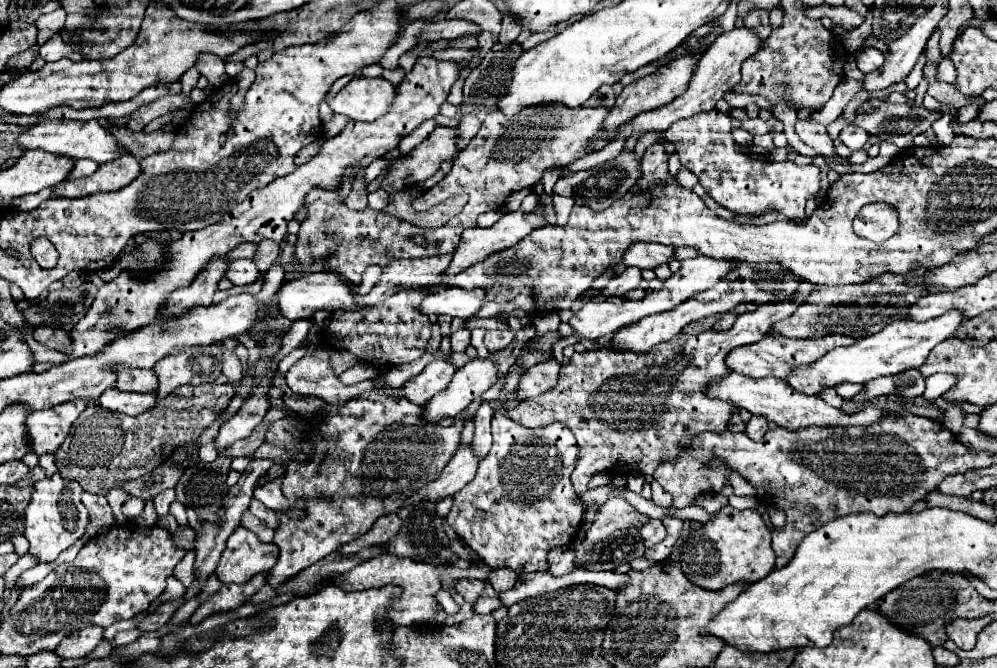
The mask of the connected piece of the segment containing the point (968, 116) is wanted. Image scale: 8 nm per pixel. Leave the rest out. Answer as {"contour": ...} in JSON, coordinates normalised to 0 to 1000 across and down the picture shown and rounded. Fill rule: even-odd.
{"contour":[[[973,145],[973,153],[962,165],[960,183],[963,187],[968,187],[973,180],[977,178],[981,169],[981,160],[983,159],[984,151],[984,145]]]}

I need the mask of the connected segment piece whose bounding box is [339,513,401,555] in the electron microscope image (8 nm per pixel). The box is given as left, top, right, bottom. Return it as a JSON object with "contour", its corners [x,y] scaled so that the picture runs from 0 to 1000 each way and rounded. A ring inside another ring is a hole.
{"contour":[[[388,768],[384,774],[380,774],[380,780],[376,780],[376,786],[364,798],[362,804],[358,804],[352,813],[346,813],[340,819],[340,828],[344,831],[356,831],[366,819],[372,816],[388,816],[388,810],[392,810],[392,804],[396,804],[396,798],[400,798],[400,786],[402,786],[402,774],[398,768]]]}

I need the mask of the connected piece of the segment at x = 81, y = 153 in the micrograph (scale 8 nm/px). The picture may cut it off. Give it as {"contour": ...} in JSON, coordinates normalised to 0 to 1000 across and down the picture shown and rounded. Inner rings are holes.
{"contour":[[[53,178],[53,181],[41,181],[29,193],[25,193],[23,199],[19,199],[17,214],[23,226],[29,223],[41,223],[47,229],[57,229],[57,232],[69,232],[75,238],[87,235],[93,238],[97,244],[107,244],[119,235],[117,229],[117,214],[113,208],[113,202],[101,190],[95,178],[93,181],[67,181],[67,178]]]}

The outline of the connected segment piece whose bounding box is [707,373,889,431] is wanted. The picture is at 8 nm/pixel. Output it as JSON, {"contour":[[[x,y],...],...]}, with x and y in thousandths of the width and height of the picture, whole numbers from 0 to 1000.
{"contour":[[[731,558],[719,570],[715,570],[709,582],[711,594],[721,594],[725,600],[733,600],[741,612],[749,612],[755,621],[765,621],[769,630],[777,630],[781,639],[787,639],[791,645],[801,645],[809,639],[852,639],[852,636],[862,636],[862,639],[872,639],[876,633],[882,633],[886,624],[892,621],[892,615],[882,612],[880,606],[870,606],[868,612],[860,618],[848,618],[846,612],[838,612],[823,600],[821,594],[805,591],[789,570],[781,570],[779,564],[765,564],[765,567],[753,567],[745,564],[741,558]]]}

